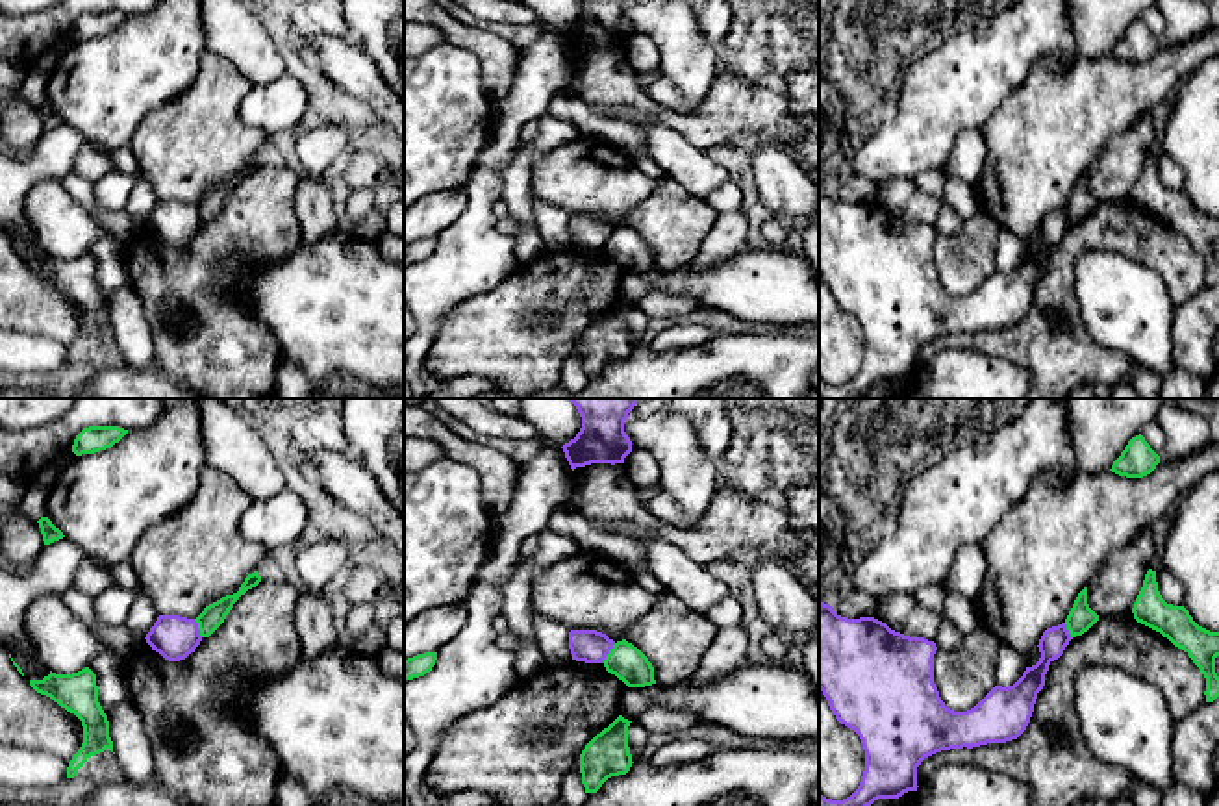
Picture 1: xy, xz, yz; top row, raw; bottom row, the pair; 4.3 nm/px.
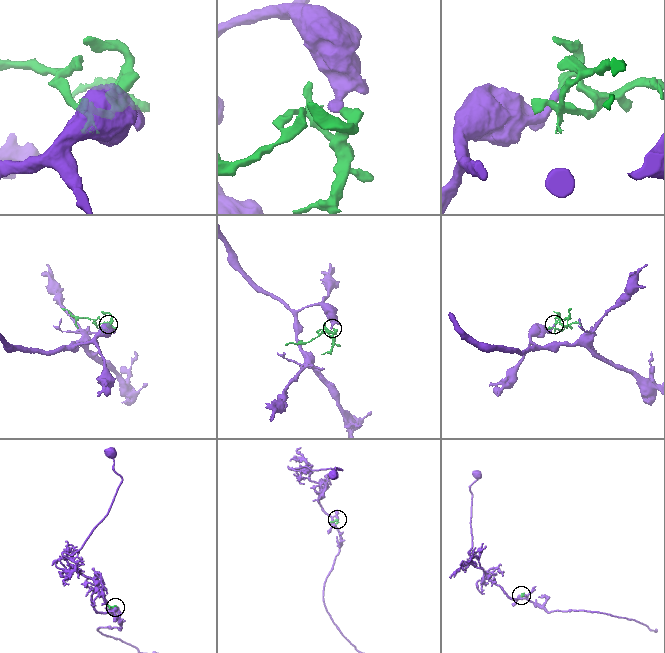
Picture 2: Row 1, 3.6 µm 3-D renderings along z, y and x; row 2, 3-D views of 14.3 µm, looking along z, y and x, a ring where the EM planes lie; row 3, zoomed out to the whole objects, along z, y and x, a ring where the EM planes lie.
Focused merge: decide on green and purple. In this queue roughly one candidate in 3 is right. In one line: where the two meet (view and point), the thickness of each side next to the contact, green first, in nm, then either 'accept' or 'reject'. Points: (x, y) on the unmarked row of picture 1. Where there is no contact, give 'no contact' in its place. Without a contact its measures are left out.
meets green in xz at (610, 238); 160 nm thick on the green side, 140 nm on the other; reject

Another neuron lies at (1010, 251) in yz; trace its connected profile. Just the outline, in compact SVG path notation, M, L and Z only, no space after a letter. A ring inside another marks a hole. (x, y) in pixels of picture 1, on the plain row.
M1008 230L999 232L995 245L995 269L1008 272L1013 271L1026 256L1026 243Z

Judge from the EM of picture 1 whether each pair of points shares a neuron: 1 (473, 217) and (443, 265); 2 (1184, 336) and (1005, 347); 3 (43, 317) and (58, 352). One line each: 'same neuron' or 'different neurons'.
1: same neuron
2: different neurons
3: different neurons

